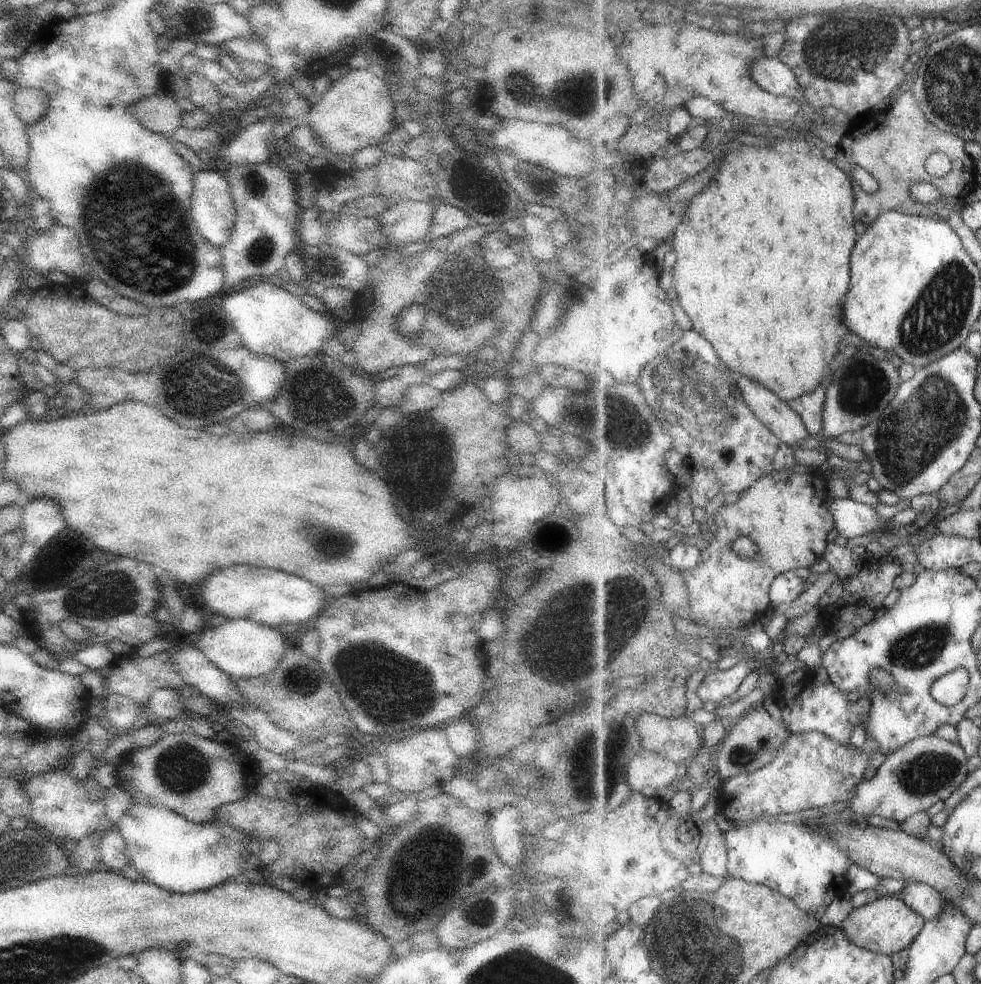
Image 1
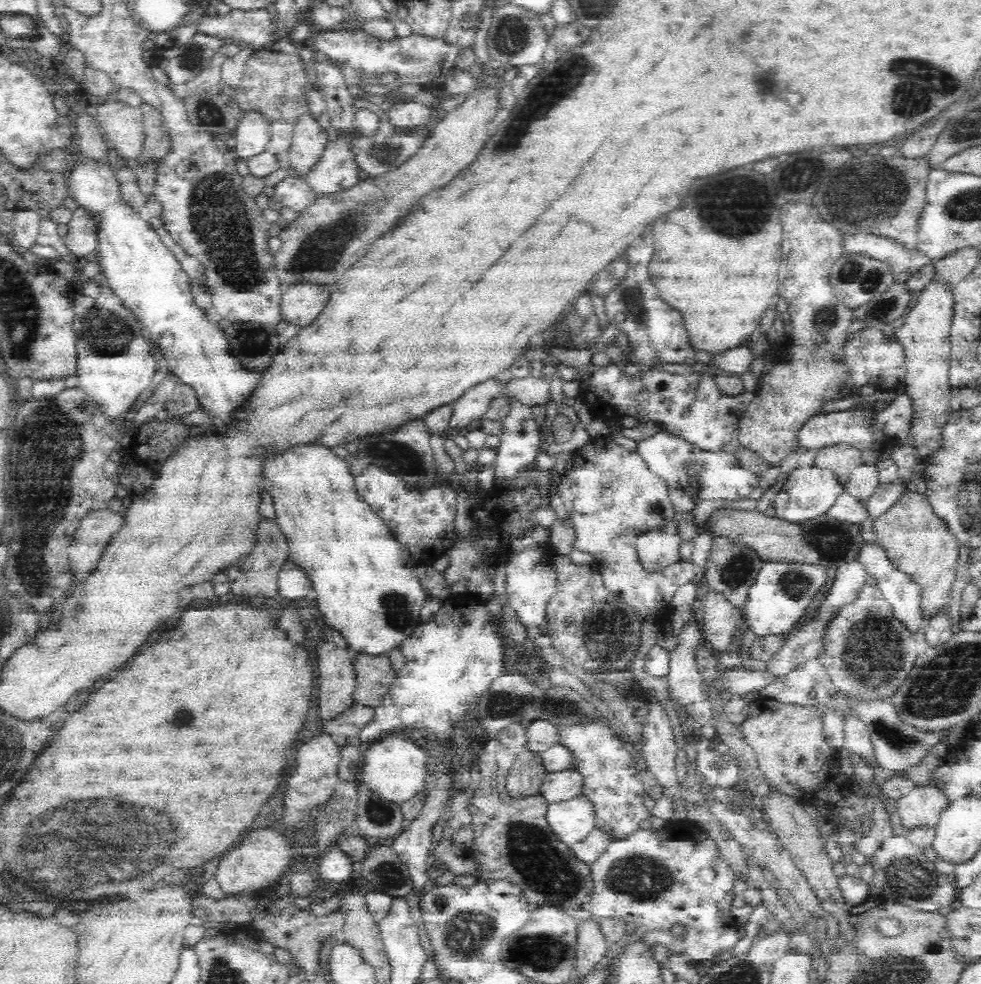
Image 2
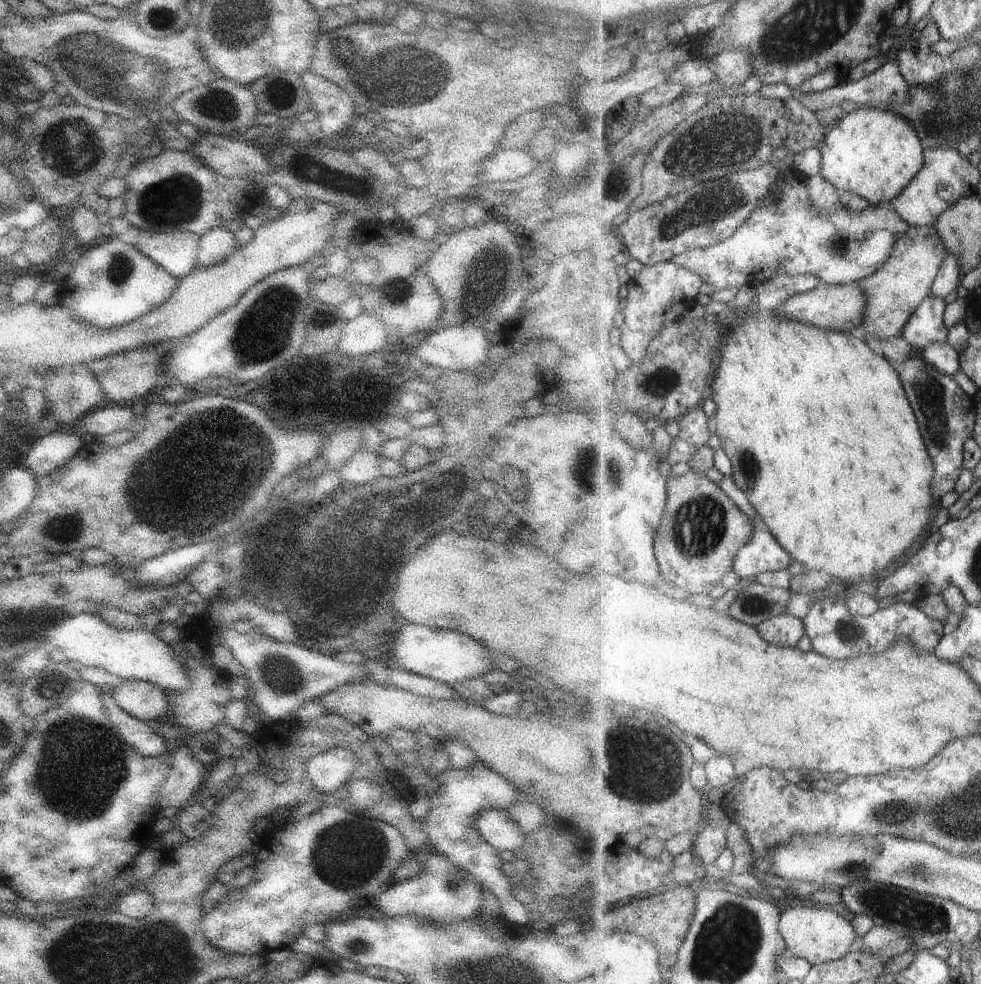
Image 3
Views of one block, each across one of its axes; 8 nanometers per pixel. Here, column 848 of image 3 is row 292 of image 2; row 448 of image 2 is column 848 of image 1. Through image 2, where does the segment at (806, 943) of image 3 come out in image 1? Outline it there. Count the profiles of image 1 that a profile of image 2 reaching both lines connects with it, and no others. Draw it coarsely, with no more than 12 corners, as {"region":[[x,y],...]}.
{"region":[[880,896],[840,927],[857,946],[891,956],[925,918],[901,896]]}

